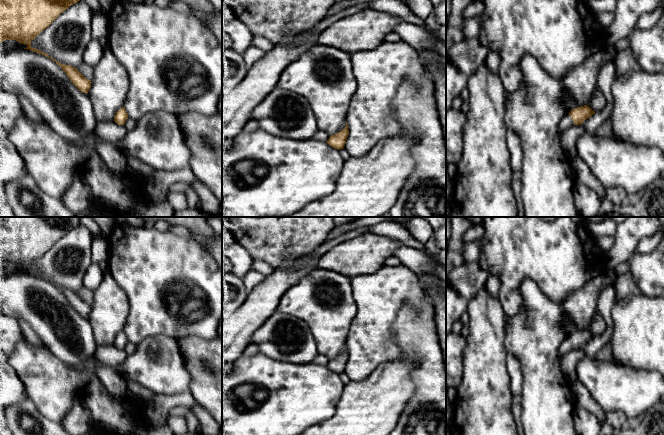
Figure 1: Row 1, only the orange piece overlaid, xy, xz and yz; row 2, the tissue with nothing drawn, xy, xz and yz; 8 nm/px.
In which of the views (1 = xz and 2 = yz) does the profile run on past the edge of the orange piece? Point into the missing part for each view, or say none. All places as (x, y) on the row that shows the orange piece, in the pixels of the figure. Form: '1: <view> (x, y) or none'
1: none
2: yz (566, 122)

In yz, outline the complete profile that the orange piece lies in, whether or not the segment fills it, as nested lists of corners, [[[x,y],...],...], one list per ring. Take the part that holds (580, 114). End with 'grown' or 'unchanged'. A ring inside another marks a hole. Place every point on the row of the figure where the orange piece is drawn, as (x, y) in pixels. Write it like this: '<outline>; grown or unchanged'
[[[587,105],[571,110],[559,123],[559,130],[563,132],[572,125],[581,125],[586,119],[590,118],[595,112]]]; grown

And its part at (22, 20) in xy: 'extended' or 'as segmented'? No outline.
as segmented

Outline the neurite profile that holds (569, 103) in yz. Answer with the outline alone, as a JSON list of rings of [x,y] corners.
[[[564,96],[562,98],[562,104],[567,113],[569,113],[571,110],[573,110],[577,107],[580,107],[577,105],[575,99],[571,96]]]

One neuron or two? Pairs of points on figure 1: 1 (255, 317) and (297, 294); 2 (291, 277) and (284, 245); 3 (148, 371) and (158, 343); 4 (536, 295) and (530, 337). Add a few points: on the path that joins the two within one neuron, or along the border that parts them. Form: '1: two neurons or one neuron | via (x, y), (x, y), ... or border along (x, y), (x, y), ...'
1: two neurons | border along (291, 286), (282, 295), (275, 311)
2: two neurons | border along (310, 252), (287, 260), (274, 268)
3: one neuron | via (155, 364), (158, 361), (158, 350)
4: one neuron | via (536, 305), (536, 327)

